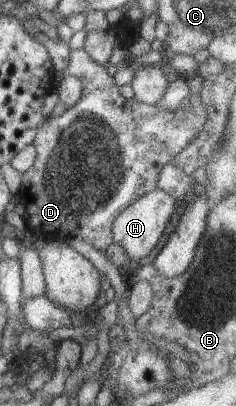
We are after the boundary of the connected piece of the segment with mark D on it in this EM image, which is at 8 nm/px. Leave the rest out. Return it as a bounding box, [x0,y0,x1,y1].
[16,49,206,254]

